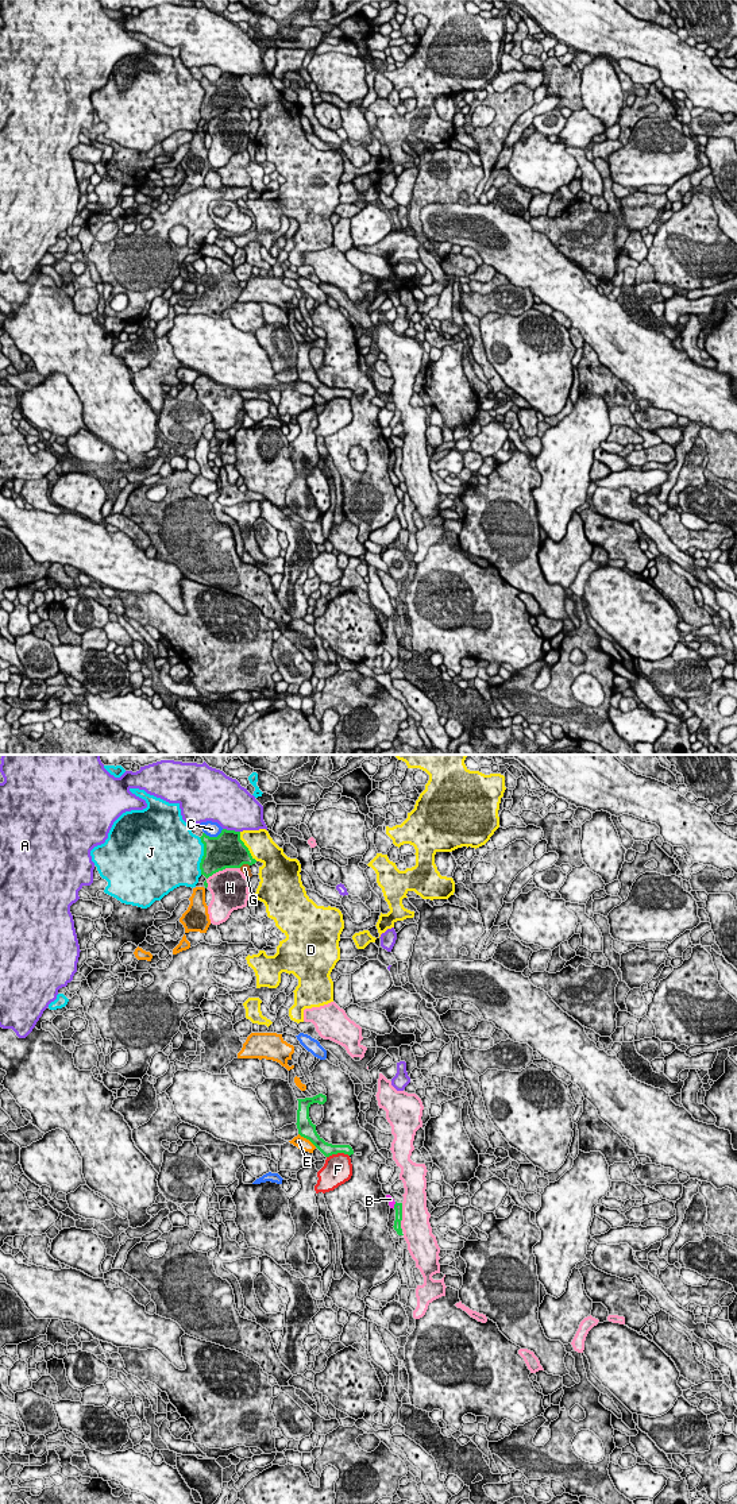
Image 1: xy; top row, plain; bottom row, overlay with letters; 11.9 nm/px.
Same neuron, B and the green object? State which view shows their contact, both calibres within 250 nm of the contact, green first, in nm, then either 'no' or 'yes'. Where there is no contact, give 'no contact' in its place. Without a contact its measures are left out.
contact in xy; calibres 100 and 70 nm; no

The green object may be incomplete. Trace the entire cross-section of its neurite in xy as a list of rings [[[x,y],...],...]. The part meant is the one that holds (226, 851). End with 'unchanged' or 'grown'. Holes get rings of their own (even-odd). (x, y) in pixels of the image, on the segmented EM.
[[[223,829],[217,837],[202,833],[200,838],[204,844],[200,869],[207,879],[225,868],[240,868],[243,864],[252,865],[256,863],[240,840],[240,832]]] | unchanged

